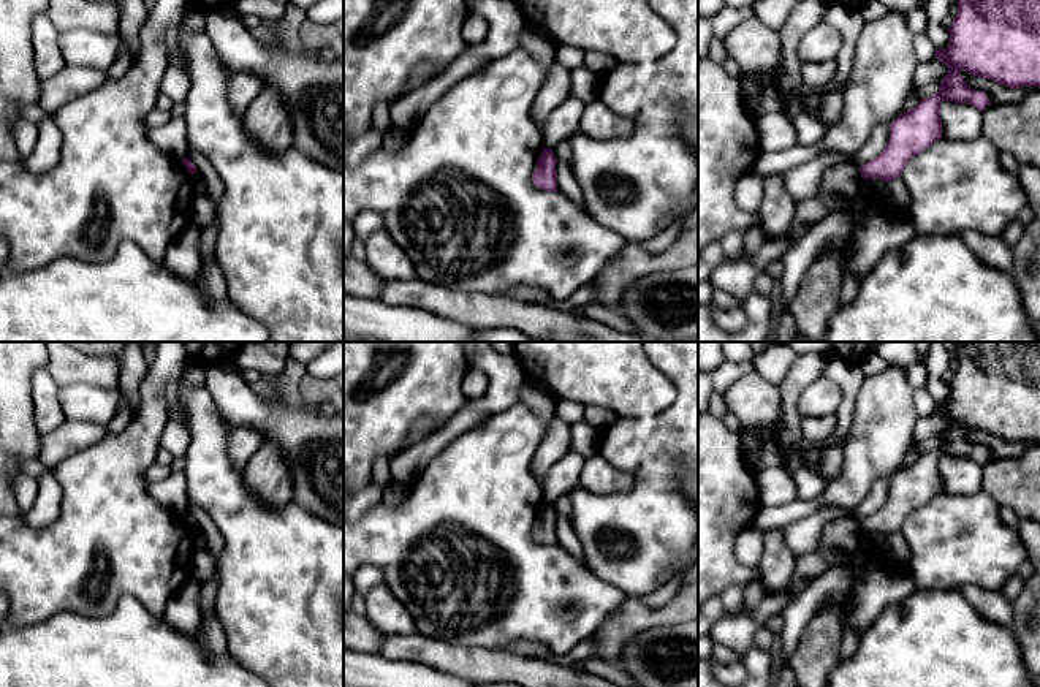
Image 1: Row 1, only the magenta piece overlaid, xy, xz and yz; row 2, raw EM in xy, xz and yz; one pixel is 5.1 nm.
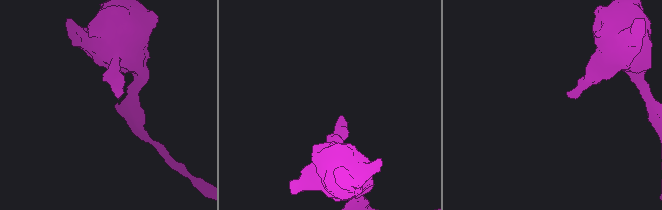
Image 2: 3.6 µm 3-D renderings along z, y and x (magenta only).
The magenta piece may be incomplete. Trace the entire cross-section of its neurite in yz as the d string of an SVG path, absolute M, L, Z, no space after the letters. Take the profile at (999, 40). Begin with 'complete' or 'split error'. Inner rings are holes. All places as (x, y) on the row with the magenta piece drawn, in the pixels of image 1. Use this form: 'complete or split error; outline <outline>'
complete; outline M958 0L958 14L948 33L948 47L936 51L936 59L948 68L940 89L890 123L886 147L874 160L860 166L861 177L886 182L901 177L913 155L942 138L942 101L969 103L980 111L993 104L983 90L974 90L966 84L962 70L1008 89L1040 89L1040 0Z

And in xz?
complete; outline M543 149L532 174L535 187L545 192L557 192L557 158L551 149Z

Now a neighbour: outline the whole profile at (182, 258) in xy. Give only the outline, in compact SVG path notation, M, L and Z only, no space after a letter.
M190 223L173 239L163 260L165 268L171 274L185 280L196 280L203 266L199 237L201 228Z

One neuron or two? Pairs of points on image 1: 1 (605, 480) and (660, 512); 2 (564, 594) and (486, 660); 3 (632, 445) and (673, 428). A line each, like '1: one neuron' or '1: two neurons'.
1: two neurons
2: two neurons
3: one neuron

